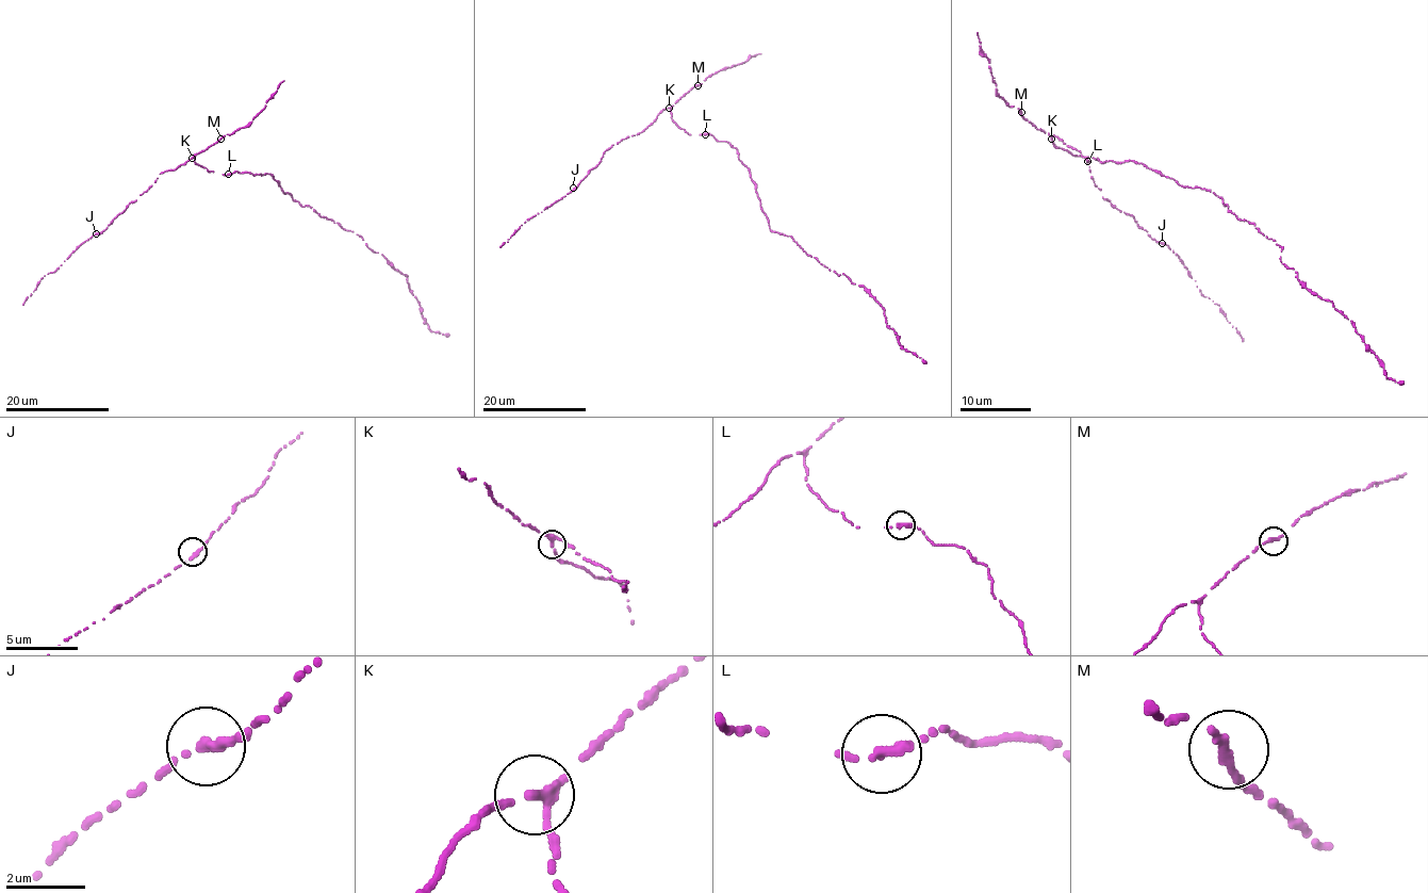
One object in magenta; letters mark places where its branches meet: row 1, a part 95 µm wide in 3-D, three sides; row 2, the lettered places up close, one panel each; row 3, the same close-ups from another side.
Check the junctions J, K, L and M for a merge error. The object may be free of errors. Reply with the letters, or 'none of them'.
none of them

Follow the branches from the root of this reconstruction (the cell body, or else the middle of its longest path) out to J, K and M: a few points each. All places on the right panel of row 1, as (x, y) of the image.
J: (1099, 160), (1090, 157), (1088, 162), (1051, 139), (1087, 158), (1103, 197), (1162, 243)
K: (1099, 160), (1090, 157), (1088, 162), (1087, 157), (1056, 136), (1051, 139)
M: (1099, 160), (1090, 157), (1088, 162), (1087, 157), (1056, 136), (1035, 128), (1021, 112)

